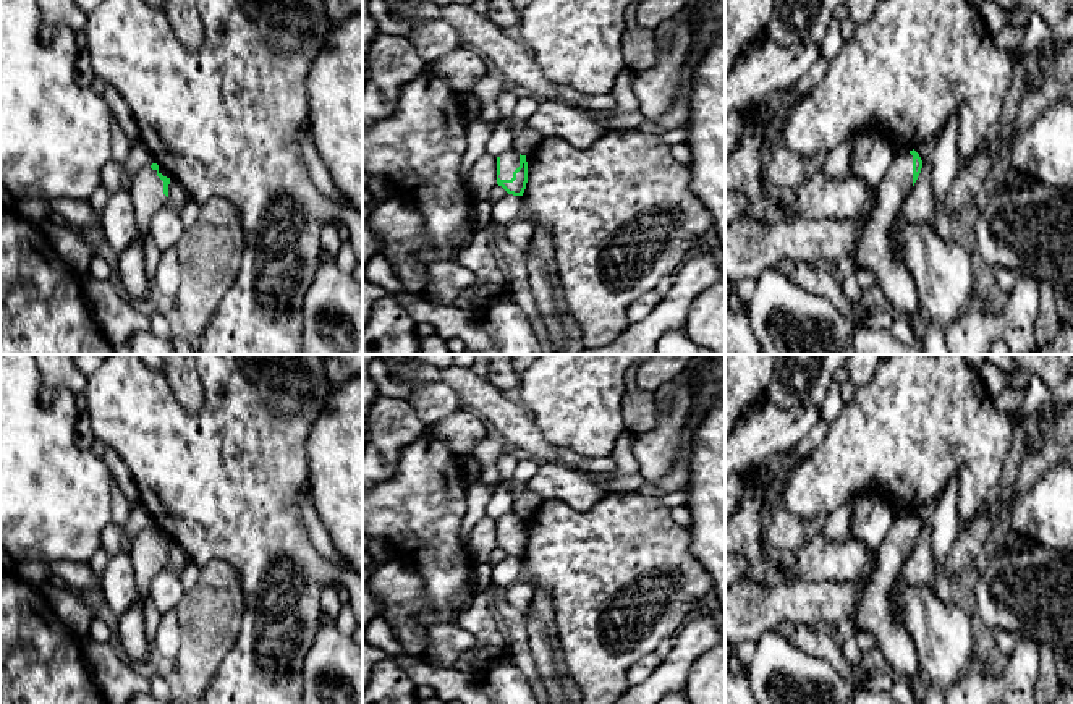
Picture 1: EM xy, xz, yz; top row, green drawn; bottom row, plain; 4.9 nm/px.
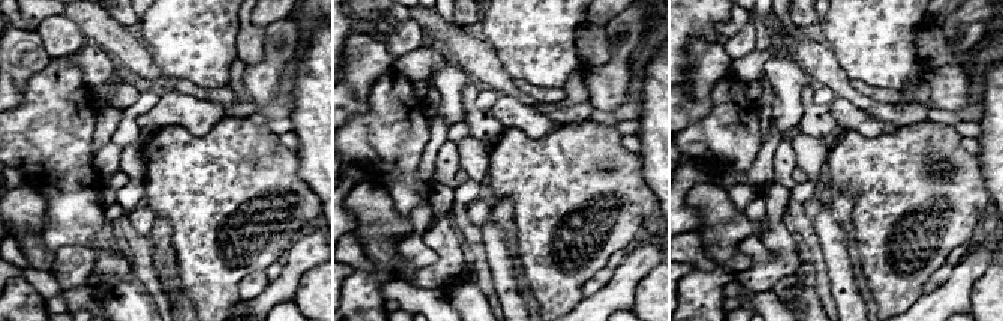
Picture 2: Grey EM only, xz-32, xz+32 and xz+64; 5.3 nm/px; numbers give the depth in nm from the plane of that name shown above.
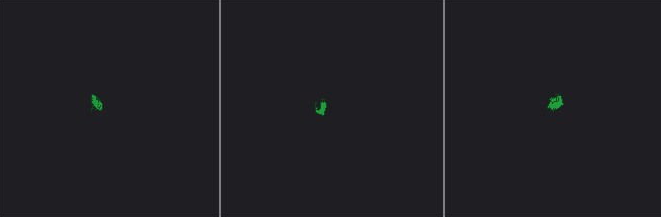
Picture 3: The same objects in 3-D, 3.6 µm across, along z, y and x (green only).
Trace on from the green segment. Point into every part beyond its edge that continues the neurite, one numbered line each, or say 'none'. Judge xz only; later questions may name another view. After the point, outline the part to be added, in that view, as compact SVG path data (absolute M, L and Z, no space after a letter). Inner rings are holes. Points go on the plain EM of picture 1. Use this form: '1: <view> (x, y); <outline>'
1: xz (510, 523); M508 513L500 518L500 542L511 542L513 534L520 529L520 515Z

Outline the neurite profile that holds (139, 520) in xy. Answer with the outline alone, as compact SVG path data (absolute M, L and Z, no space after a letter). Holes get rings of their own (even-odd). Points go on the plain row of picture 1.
M136 502L126 524L131 544L134 544L134 541L144 529L151 529L152 526L155 526L154 520L147 513L147 510L139 502Z

